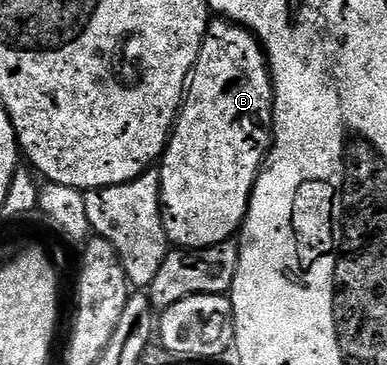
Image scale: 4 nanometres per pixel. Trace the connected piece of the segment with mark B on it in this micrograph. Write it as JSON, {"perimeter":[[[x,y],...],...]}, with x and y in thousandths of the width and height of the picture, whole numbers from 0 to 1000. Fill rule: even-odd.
{"perimeter":[[[587,49],[540,58],[512,164],[501,175],[465,310],[408,447],[413,468],[413,589],[447,677],[509,685],[568,674],[612,638],[641,586],[641,551],[672,460],[703,397],[703,208],[682,132],[651,85]]]}

